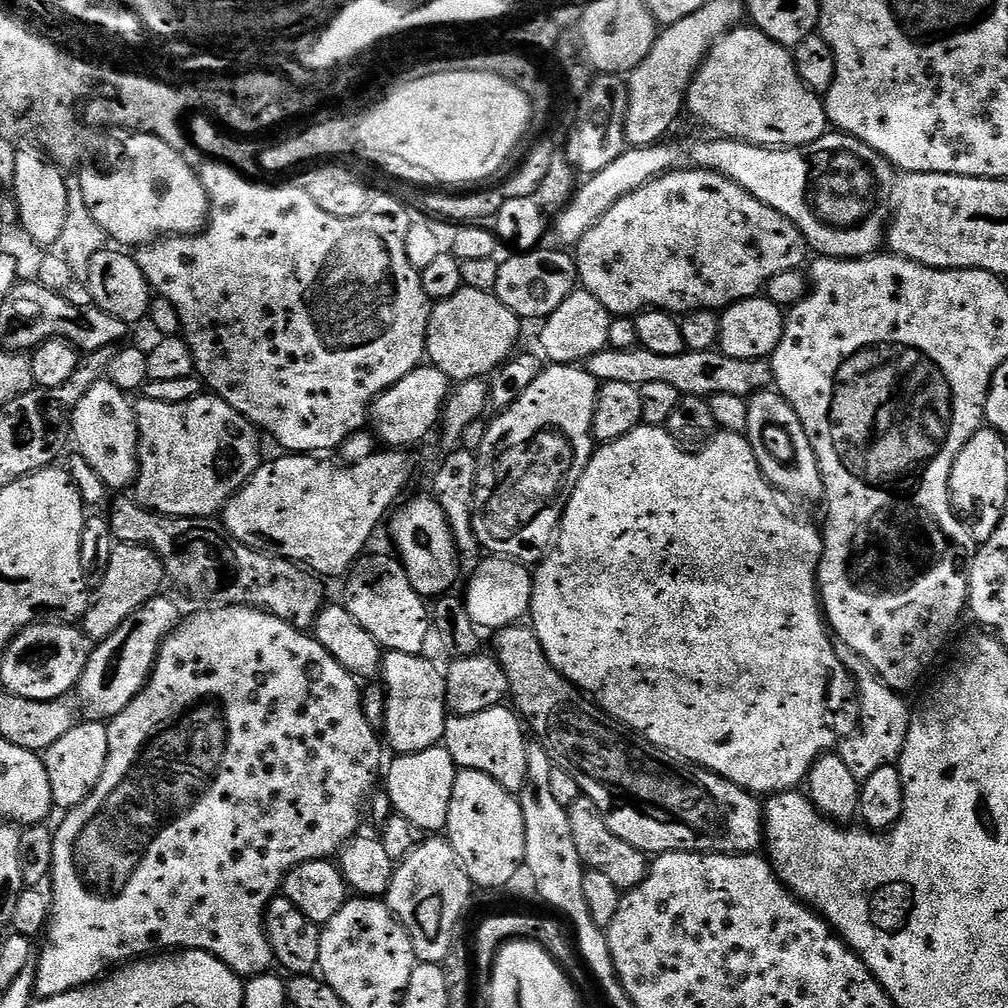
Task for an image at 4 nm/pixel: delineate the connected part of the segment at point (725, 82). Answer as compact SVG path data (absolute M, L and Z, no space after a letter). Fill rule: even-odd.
M755 26L749 28L741 27L737 30L729 31L727 34L720 37L719 40L712 46L710 57L704 62L697 84L690 96L690 112L697 116L702 123L708 128L713 128L713 133L719 134L721 137L729 140L742 140L746 144L762 144L766 148L805 148L807 144L812 144L816 140L821 140L823 136L828 135L830 131L830 119L828 117L828 109L825 101L821 99L816 92L805 84L801 76L801 69L798 64L792 61L792 56L785 45L780 44L777 40L771 40L765 32L760 31Z

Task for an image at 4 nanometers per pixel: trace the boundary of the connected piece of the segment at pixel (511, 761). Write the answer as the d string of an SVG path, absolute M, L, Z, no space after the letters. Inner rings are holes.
M508 706L482 710L482 714L469 716L449 715L444 727L442 747L450 754L450 758L454 758L457 769L486 774L507 792L518 794L524 789L528 777L530 751L523 727L525 725L521 717Z

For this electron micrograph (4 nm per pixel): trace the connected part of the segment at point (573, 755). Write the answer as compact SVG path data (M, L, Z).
M512 624L499 629L495 636L494 655L507 672L515 711L530 728L532 723L539 747L548 753L553 765L574 774L581 793L598 806L606 826L622 842L630 842L645 854L717 852L747 856L761 851L766 840L764 810L753 793L662 748L647 748L631 731L605 722L604 711L548 661L531 627Z

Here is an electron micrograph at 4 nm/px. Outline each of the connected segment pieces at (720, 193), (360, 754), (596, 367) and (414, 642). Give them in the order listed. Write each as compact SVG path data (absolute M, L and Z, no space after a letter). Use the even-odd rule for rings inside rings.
M688 168L685 172L668 172L657 180L651 180L646 186L631 192L619 200L598 223L588 231L580 243L575 245L576 270L579 283L594 298L602 302L602 306L611 312L613 317L635 317L645 309L660 309L671 314L687 314L705 310L723 310L751 296L761 295L767 284L776 275L801 267L804 255L809 255L810 249L801 232L783 214L758 202L742 186L735 184L730 178L720 172L708 172L705 168Z
M230 606L229 608L205 607L203 610L196 610L192 617L181 619L176 625L176 629L164 638L164 645L160 647L160 653L156 659L156 668L152 671L152 676L148 680L148 685L118 714L113 720L107 721L108 725L108 757L106 758L106 770L102 770L102 778L98 786L86 799L76 808L67 813L68 816L57 827L54 832L54 866L52 867L52 879L50 881L51 917L46 927L46 937L48 941L44 944L44 949L39 949L38 963L36 969L36 996L47 998L49 996L61 996L67 992L72 992L75 988L82 988L85 984L91 984L103 977L109 970L117 966L123 966L137 958L147 957L149 954L160 954L165 950L195 950L198 952L209 952L214 958L218 958L230 970L234 970L241 978L251 978L263 976L271 973L274 968L274 957L272 947L268 941L268 935L264 929L264 914L268 910L268 904L283 889L284 879L295 870L299 864L305 864L311 860L326 860L335 857L340 849L353 839L361 831L360 811L364 808L364 799L372 792L372 787L376 784L376 779L381 779L382 764L380 768L380 740L381 737L366 722L366 714L362 714L362 702L360 694L361 685L355 676L349 674L334 657L316 641L315 635L307 631L290 626L282 622L274 614L265 612L263 608L247 608L246 606Z
M635 346L630 349L614 349L606 347L602 352L594 354L586 361L586 371L601 385L610 382L626 382L649 384L650 382L666 382L674 386L684 396L707 398L714 394L734 394L750 398L756 392L763 392L773 383L771 363L763 360L743 360L730 358L719 350L710 352L690 352L680 354L654 354L650 349Z
M376 556L367 560L347 577L346 607L366 630L370 630L381 648L388 652L421 655L428 644L428 636L430 640L430 608L425 597L416 593L399 559Z

